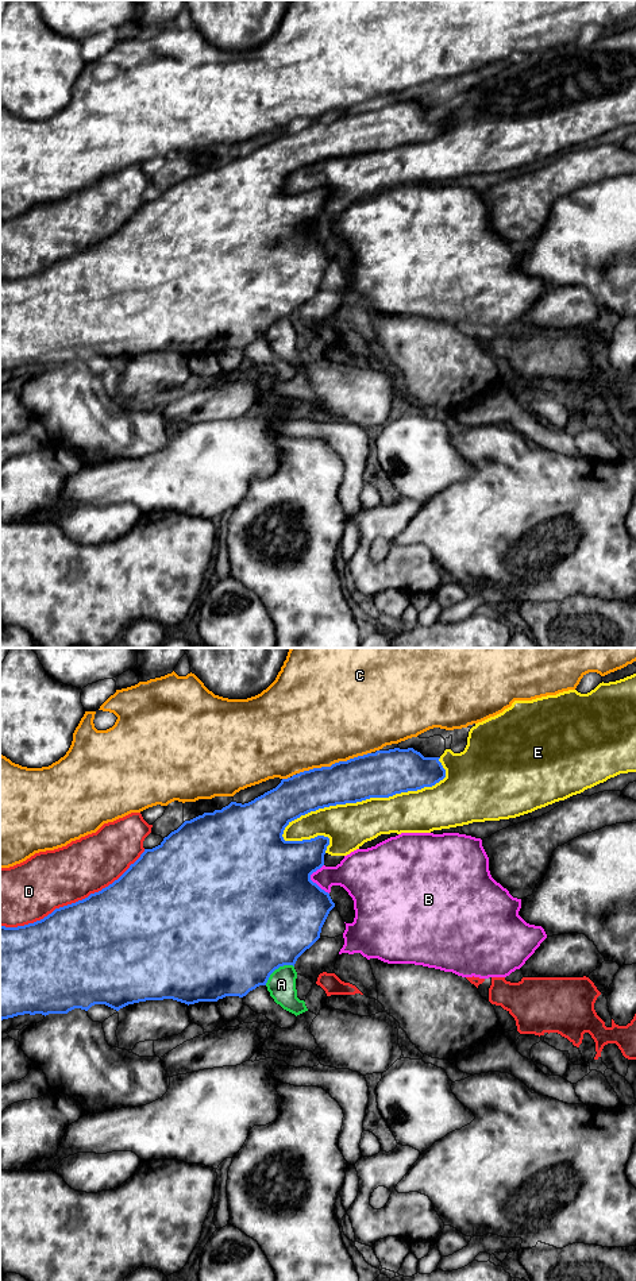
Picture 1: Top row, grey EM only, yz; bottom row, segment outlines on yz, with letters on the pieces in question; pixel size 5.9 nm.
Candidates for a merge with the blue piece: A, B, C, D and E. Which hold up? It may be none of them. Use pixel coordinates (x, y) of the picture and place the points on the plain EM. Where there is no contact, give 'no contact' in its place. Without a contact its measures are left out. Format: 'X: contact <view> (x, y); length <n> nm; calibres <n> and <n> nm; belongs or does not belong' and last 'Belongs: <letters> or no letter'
A: contact yz (277, 320); length 200 nm; calibres 500 and 170 nm; does not belong
B: contact yz (311, 232); length 190 nm; calibres 500 and 190 nm; does not belong
C: contact yz (335, 115); length 460 nm; calibres 280 and 500 nm; does not belong
D: contact yz (73, 255); length 1000 nm; calibres 500 and 360 nm; does not belong
E: contact yz (369, 150); length 1050 nm; calibres 280 and 280 nm; does not belong
Belongs: no letter

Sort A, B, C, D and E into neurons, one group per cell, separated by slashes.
A / B / C / D / E

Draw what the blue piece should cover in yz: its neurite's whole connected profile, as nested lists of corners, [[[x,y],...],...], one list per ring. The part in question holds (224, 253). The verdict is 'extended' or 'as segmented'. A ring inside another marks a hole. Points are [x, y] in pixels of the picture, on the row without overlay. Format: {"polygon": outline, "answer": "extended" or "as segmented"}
{"polygon": [[[394,100],[339,113],[331,119],[300,124],[292,130],[282,131],[275,140],[248,155],[231,154],[221,162],[204,165],[190,173],[185,173],[177,182],[165,189],[158,198],[144,201],[140,209],[117,232],[101,243],[90,246],[76,255],[55,261],[51,266],[34,275],[18,279],[0,278],[0,373],[24,366],[42,366],[45,369],[49,366],[68,366],[74,360],[88,363],[95,356],[105,356],[119,363],[128,356],[146,352],[173,351],[189,358],[198,354],[217,354],[226,348],[243,350],[257,339],[266,337],[275,321],[284,317],[294,319],[297,310],[320,290],[321,279],[329,263],[335,259],[329,246],[311,232],[311,227],[324,217],[324,207],[329,197],[329,190],[317,188],[311,192],[285,193],[282,189],[285,180],[301,167],[319,161],[356,155],[370,150],[389,150],[396,146],[432,139],[446,130],[446,121],[439,111],[424,109],[413,100]]], "answer": "as segmented"}

